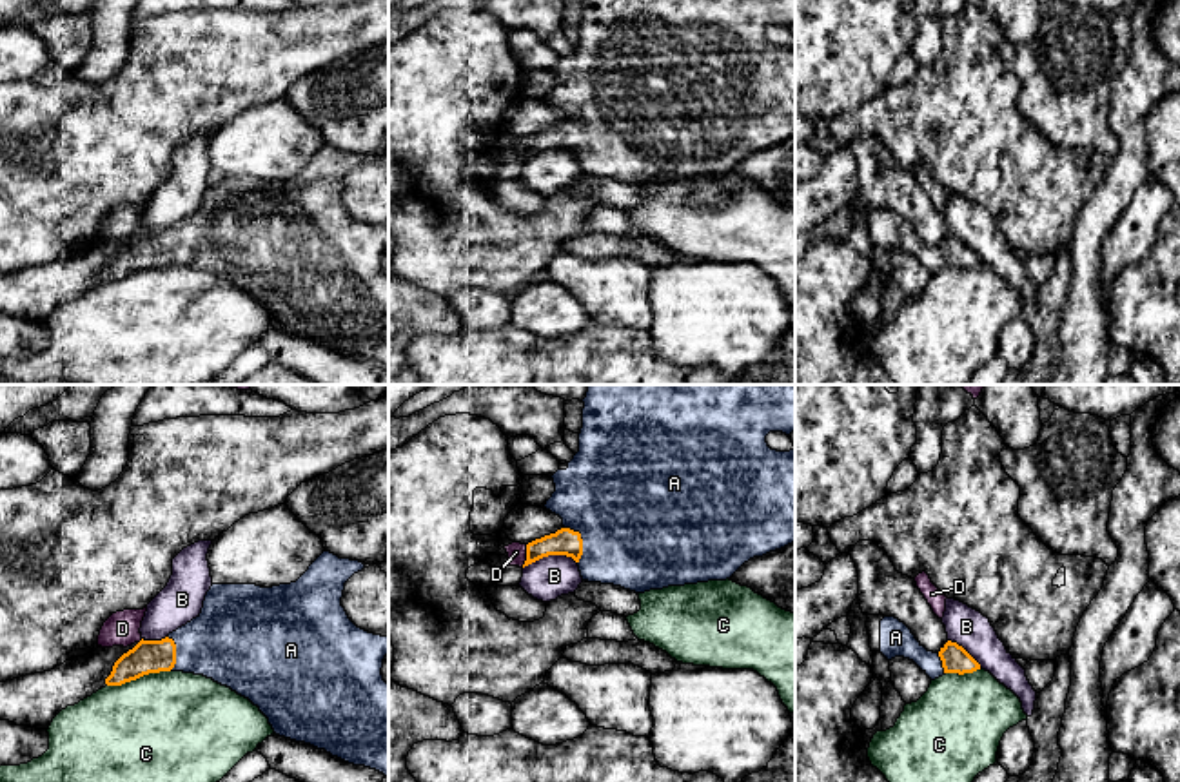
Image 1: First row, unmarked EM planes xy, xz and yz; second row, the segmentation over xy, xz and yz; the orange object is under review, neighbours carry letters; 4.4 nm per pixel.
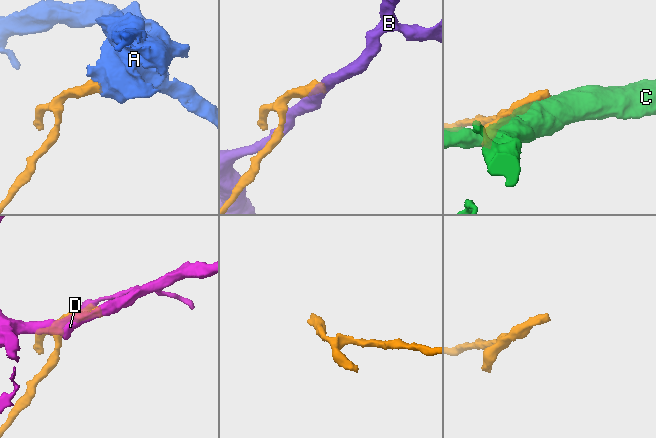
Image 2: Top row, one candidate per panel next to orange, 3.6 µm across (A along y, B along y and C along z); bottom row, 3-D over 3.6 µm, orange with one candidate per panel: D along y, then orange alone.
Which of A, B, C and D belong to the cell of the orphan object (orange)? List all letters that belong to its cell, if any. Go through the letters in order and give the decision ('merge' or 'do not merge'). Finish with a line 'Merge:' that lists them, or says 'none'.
A: merge
B: do not merge
C: do not merge
D: do not merge
Merge: A

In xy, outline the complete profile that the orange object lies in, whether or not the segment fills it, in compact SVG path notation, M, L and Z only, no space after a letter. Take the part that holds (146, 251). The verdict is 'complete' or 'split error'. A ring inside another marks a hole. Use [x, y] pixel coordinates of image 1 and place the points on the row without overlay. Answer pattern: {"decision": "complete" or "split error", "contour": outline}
{"decision": "split error", "contour": "M323 145L290 178L212 178L196 212L162 234L142 232L114 256L105 278L122 279L160 265L203 269L258 299L276 328L387 370L388 278L381 261L388 230L358 221L341 200L345 176L363 161Z"}

